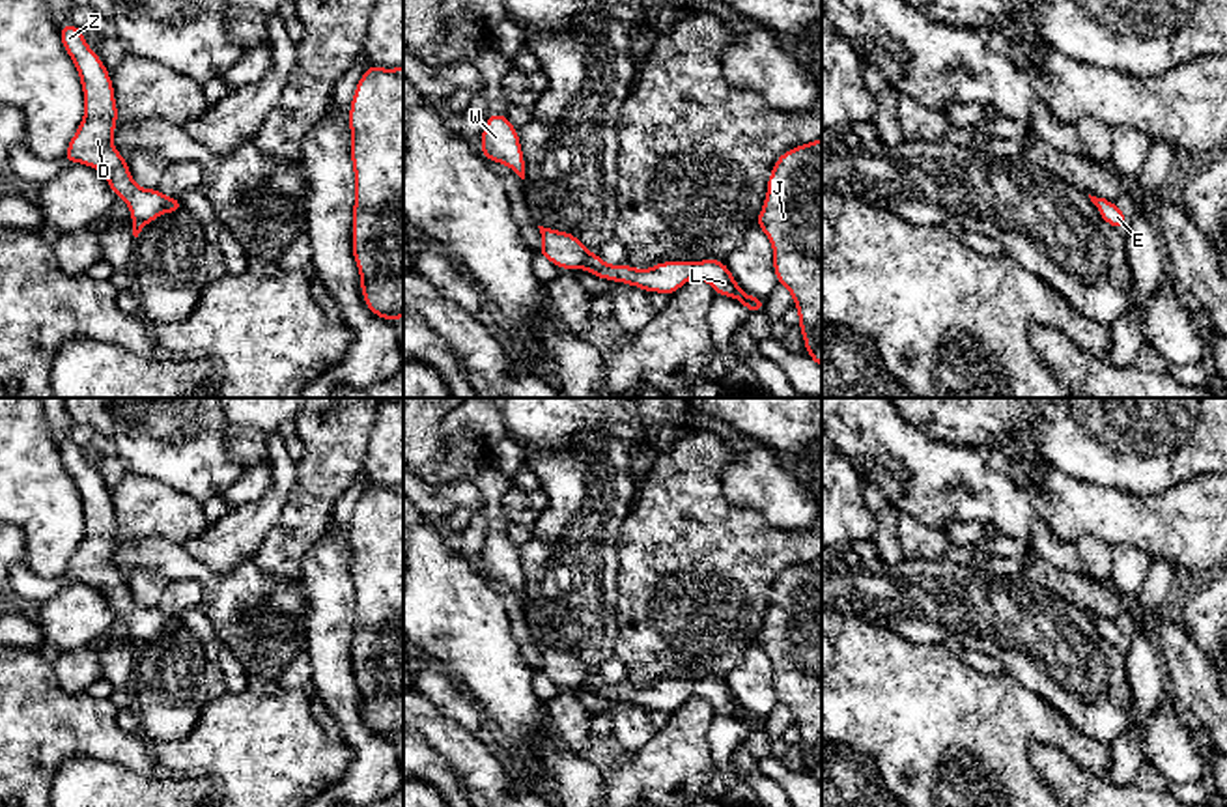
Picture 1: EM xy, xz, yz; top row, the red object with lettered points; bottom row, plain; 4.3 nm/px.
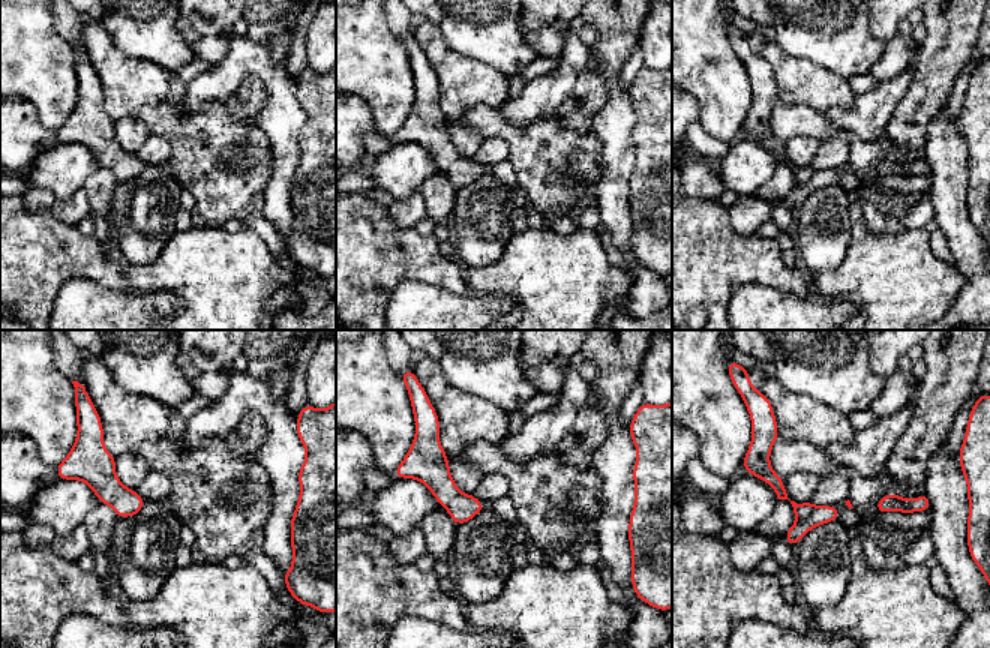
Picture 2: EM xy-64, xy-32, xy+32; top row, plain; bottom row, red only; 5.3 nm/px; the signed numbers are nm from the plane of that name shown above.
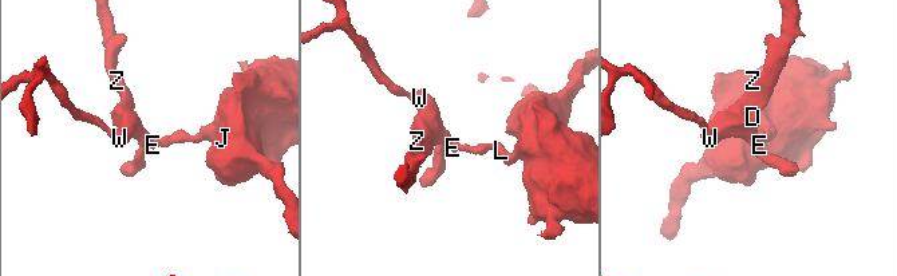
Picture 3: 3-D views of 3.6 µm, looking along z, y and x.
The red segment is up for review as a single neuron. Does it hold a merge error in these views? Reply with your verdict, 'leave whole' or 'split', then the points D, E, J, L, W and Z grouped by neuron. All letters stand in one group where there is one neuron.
split; D W Z / E J L

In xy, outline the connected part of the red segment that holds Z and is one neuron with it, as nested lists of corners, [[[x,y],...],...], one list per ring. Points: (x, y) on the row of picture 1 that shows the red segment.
[[[71,22],[60,26],[60,39],[80,75],[84,90],[84,118],[62,159],[101,172],[116,198],[127,200],[133,222],[153,222],[162,213],[168,196],[159,189],[140,189],[133,181],[127,157],[120,155],[112,144],[118,105],[103,60],[84,41],[82,28]]]

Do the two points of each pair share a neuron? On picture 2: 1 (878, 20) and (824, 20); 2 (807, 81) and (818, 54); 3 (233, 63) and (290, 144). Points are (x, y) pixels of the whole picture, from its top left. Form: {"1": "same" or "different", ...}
{"1": "different", "2": "different", "3": "same"}

